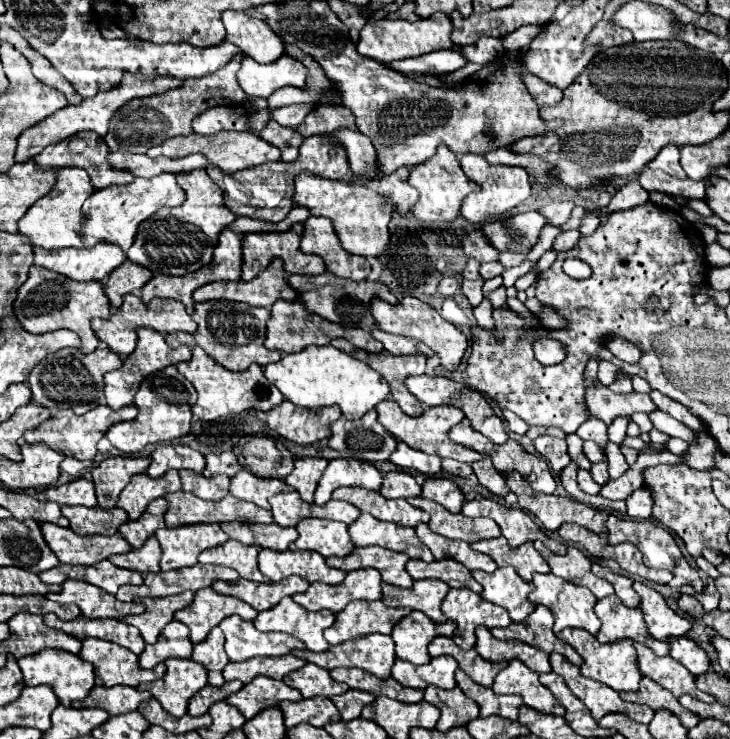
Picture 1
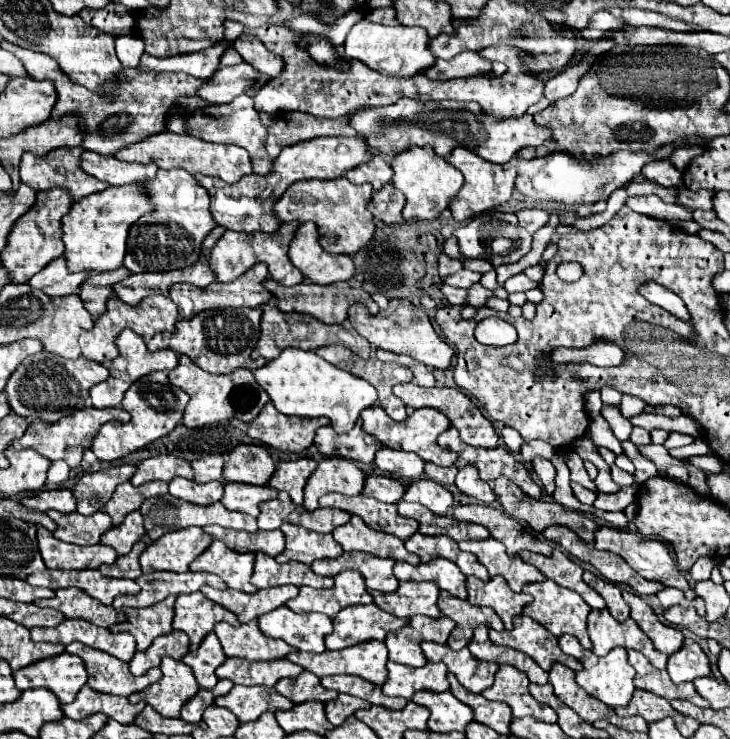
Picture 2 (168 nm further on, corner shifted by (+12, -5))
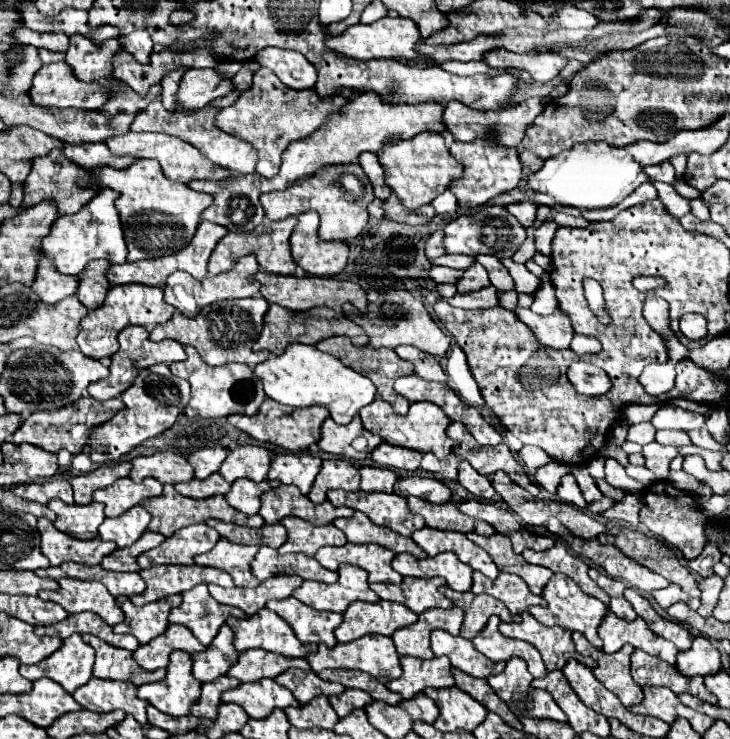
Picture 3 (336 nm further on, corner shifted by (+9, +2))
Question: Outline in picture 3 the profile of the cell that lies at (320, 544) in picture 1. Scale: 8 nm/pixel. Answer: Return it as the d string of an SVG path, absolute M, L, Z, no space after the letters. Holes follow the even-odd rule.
M287 517L281 521L287 529L287 541L277 549L279 553L305 553L315 555L325 545L345 545L345 533L335 525L311 525L299 517Z

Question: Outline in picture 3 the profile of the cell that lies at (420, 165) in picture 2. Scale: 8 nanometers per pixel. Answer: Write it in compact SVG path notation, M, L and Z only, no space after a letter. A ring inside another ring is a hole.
M423 131L411 139L389 139L379 151L379 161L385 169L385 183L395 191L407 209L417 209L431 203L449 187L451 179L461 175L461 163L453 159L443 137L433 131Z

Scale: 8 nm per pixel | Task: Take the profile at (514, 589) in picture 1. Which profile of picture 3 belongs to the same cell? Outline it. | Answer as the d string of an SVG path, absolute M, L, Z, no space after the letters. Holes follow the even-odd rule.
M473 573L473 593L487 593L507 605L513 619L519 617L519 613L527 611L531 605L543 605L545 599L537 597L529 591L527 583L519 575L501 573L497 579L489 579L483 573Z

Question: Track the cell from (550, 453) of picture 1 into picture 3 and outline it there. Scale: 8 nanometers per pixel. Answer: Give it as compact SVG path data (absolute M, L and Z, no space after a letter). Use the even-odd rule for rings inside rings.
M565 475L565 477L561 479L561 485L559 485L559 489L557 489L557 497L559 497L559 501L571 503L571 505L581 507L581 509L587 505L587 501L583 499L583 493L581 493L579 485L575 483L575 477L573 477L573 475Z

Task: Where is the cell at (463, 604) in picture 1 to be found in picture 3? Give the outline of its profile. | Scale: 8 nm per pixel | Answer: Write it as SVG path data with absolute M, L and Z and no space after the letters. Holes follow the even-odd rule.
M443 587L443 595L447 595L457 607L465 611L465 621L461 627L461 637L473 639L489 621L491 615L499 615L503 621L511 621L509 609L491 595L475 595L471 591L457 593L449 587Z

